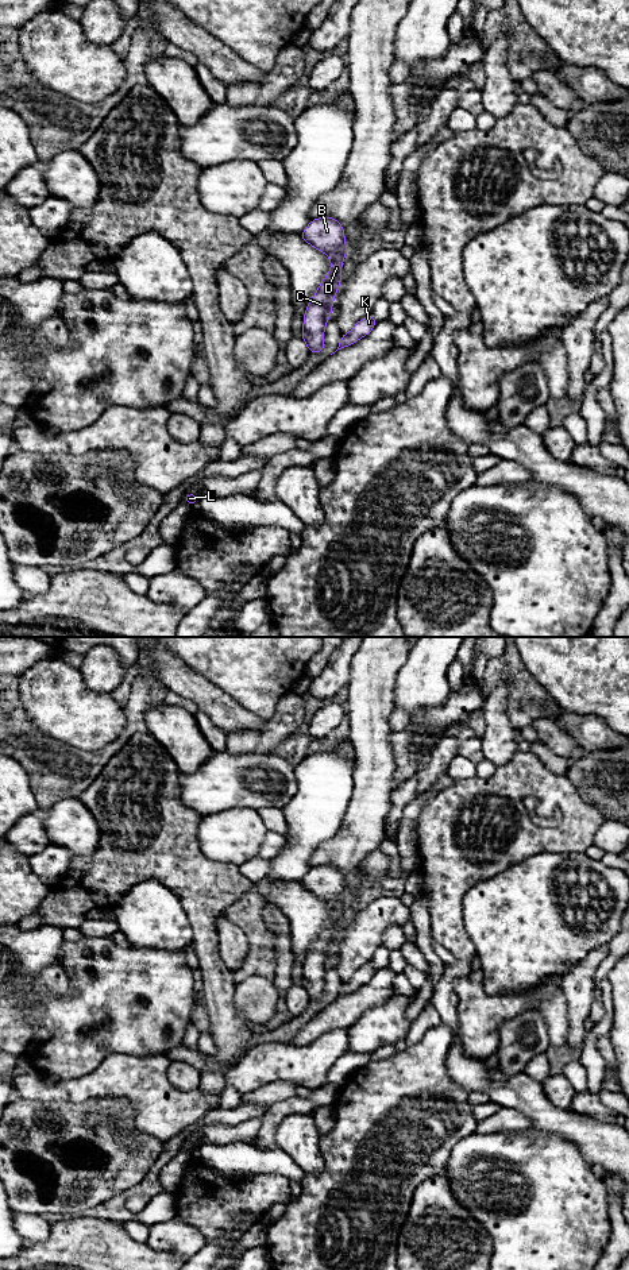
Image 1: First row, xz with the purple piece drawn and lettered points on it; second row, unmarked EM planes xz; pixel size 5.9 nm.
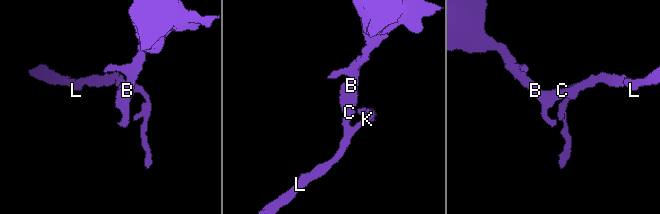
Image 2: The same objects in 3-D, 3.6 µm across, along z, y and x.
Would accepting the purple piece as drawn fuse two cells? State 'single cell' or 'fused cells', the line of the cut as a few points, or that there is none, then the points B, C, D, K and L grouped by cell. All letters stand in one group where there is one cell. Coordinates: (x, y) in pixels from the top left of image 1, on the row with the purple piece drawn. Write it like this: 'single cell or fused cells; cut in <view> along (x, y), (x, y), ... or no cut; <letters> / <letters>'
single cell; no cut; B C D K L

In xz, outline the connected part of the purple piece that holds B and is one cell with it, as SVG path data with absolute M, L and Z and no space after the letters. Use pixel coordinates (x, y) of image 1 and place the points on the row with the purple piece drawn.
M333 217L312 220L300 238L319 251L325 252L332 262L331 271L310 300L302 321L304 331L301 337L305 340L309 352L314 354L324 351L323 333L331 317L336 290L343 281L340 270L347 254L347 246L344 242L344 228Z

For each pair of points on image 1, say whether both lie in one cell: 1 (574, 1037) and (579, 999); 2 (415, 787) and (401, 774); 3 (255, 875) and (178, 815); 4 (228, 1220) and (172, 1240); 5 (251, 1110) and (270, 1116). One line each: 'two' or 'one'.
1: one
2: two
3: two
4: two
5: two

